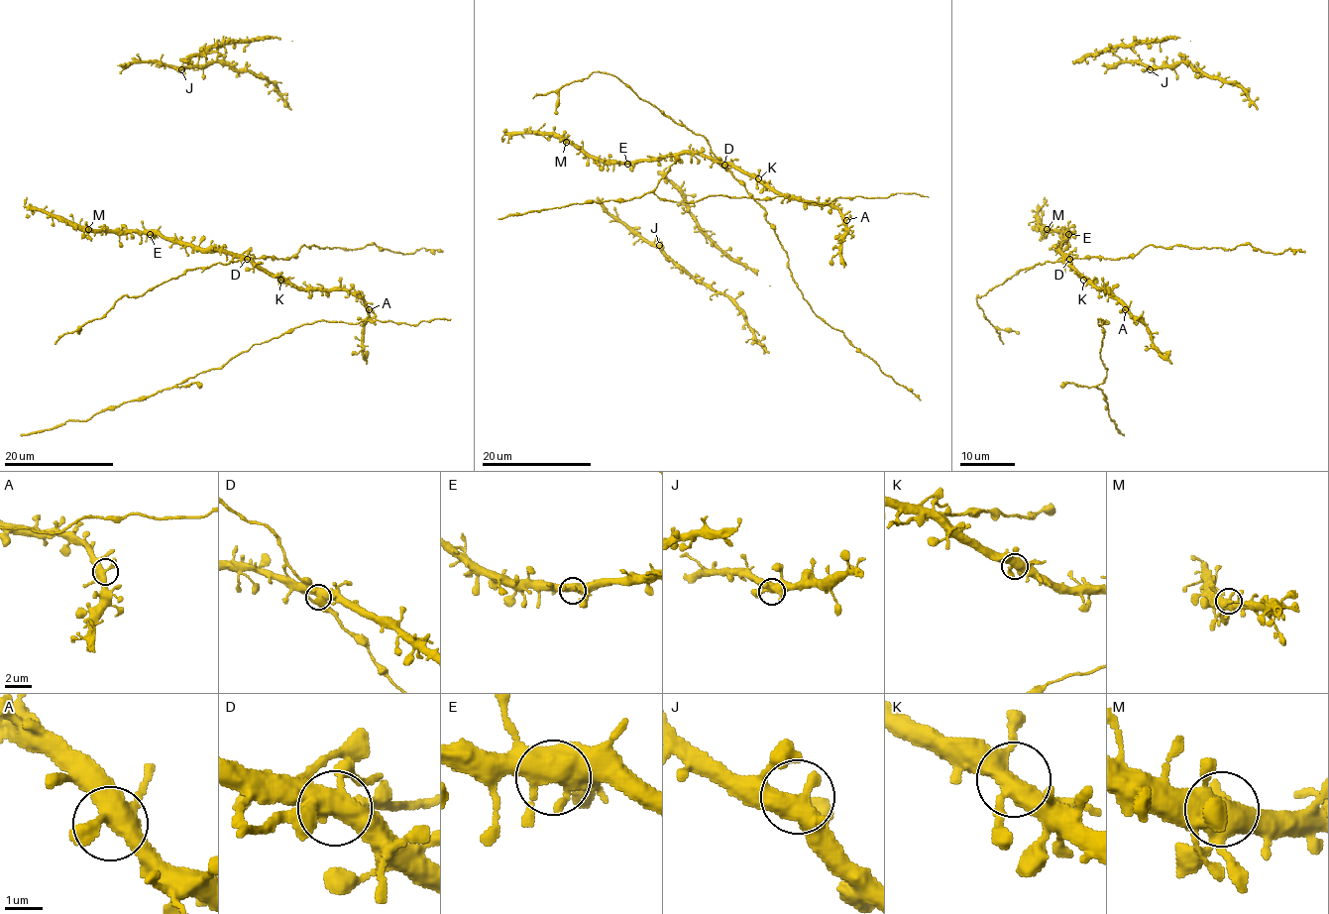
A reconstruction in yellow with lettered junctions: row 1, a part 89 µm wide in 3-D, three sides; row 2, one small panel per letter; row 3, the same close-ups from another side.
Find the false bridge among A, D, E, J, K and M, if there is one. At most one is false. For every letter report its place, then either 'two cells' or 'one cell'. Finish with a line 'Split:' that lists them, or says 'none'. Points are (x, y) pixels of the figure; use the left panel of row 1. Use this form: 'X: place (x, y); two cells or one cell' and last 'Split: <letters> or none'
A: place (369, 309); one cell
D: place (247, 259); one cell
E: place (150, 234); one cell
J: place (181, 69); one cell
K: place (280, 280); one cell
M: place (88, 229); one cell
Split: none

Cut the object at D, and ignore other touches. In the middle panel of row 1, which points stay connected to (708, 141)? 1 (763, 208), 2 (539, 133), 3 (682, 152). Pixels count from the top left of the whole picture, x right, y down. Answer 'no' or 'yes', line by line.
1: yes
2: no
3: no

